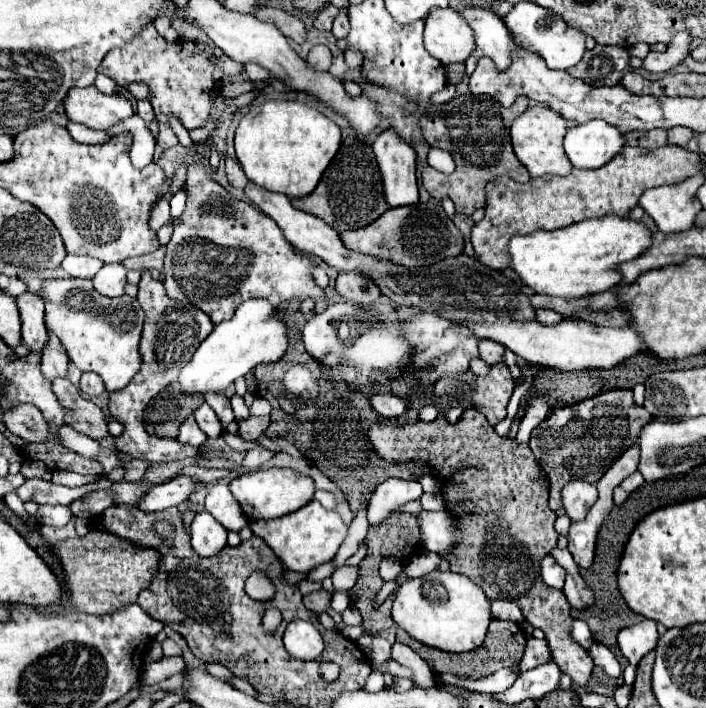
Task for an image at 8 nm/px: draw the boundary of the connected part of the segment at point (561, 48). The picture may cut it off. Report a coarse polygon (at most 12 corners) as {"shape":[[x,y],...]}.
{"shape":[[517,3],[505,25],[551,69],[585,53],[583,31],[559,13]]}

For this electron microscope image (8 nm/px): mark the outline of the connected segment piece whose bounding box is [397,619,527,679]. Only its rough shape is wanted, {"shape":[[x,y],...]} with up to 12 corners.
{"shape":[[491,621],[469,653],[423,645],[397,629],[435,675],[483,679],[517,665],[527,643],[517,623]]}

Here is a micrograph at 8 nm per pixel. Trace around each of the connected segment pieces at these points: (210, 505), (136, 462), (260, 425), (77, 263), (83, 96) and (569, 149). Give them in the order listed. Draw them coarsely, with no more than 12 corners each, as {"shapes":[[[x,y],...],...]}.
{"shapes":[[[229,487],[209,489],[205,511],[227,531],[239,533],[249,523]],[[129,455],[123,457],[125,481],[141,481],[149,463]],[[269,417],[239,419],[243,441],[255,441],[265,433]],[[73,255],[61,263],[69,277],[91,279],[103,267],[97,259]],[[93,85],[69,91],[71,121],[107,129],[133,115],[123,95]],[[605,121],[571,127],[565,153],[577,169],[599,169],[625,145]]]}

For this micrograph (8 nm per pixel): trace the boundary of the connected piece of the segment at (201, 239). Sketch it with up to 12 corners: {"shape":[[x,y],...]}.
{"shape":[[189,167],[171,299],[213,323],[247,299],[325,299],[277,223]]}

